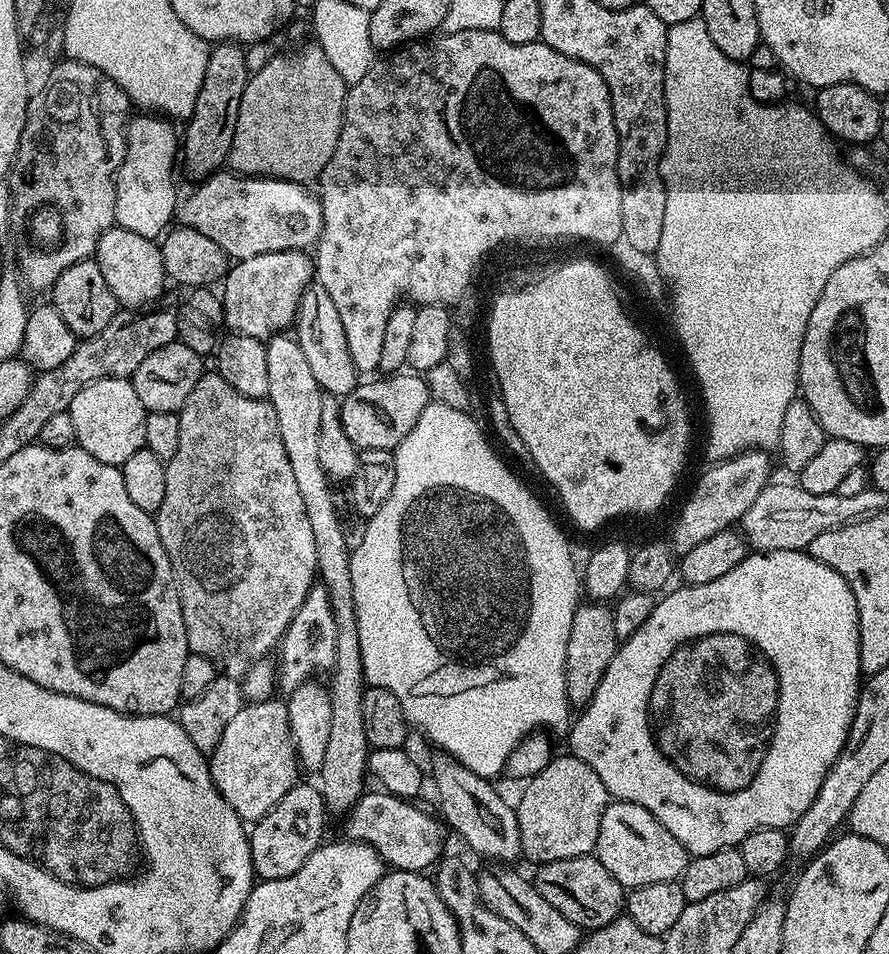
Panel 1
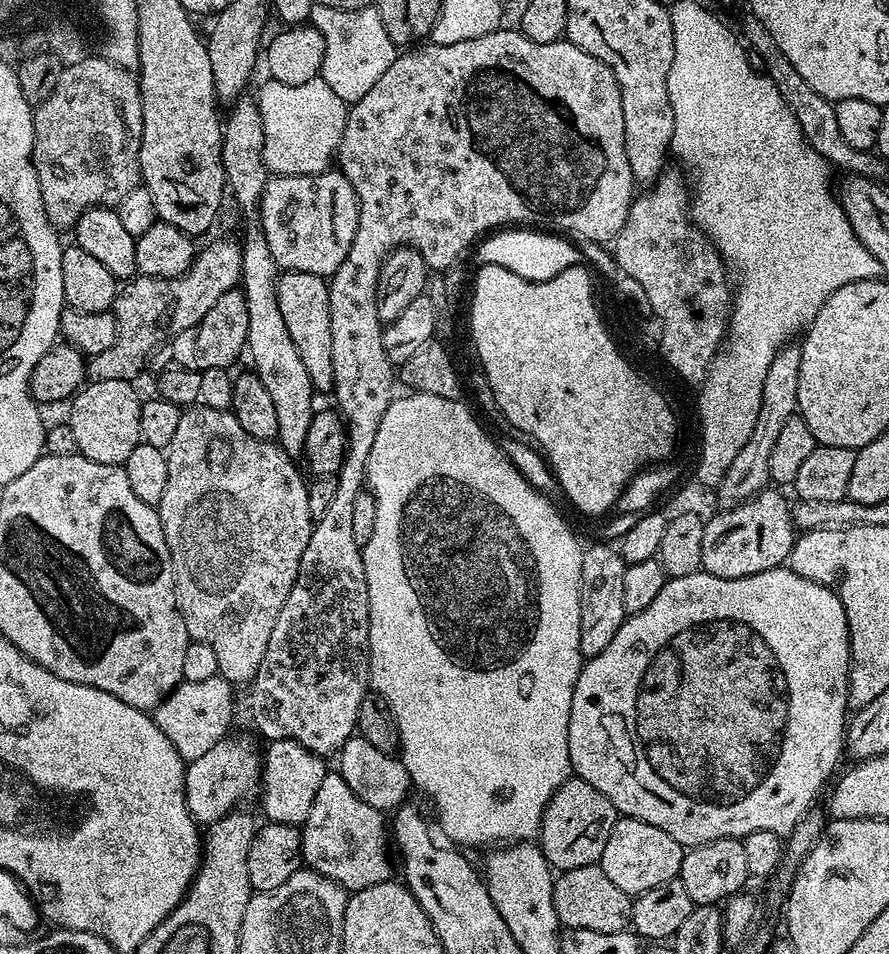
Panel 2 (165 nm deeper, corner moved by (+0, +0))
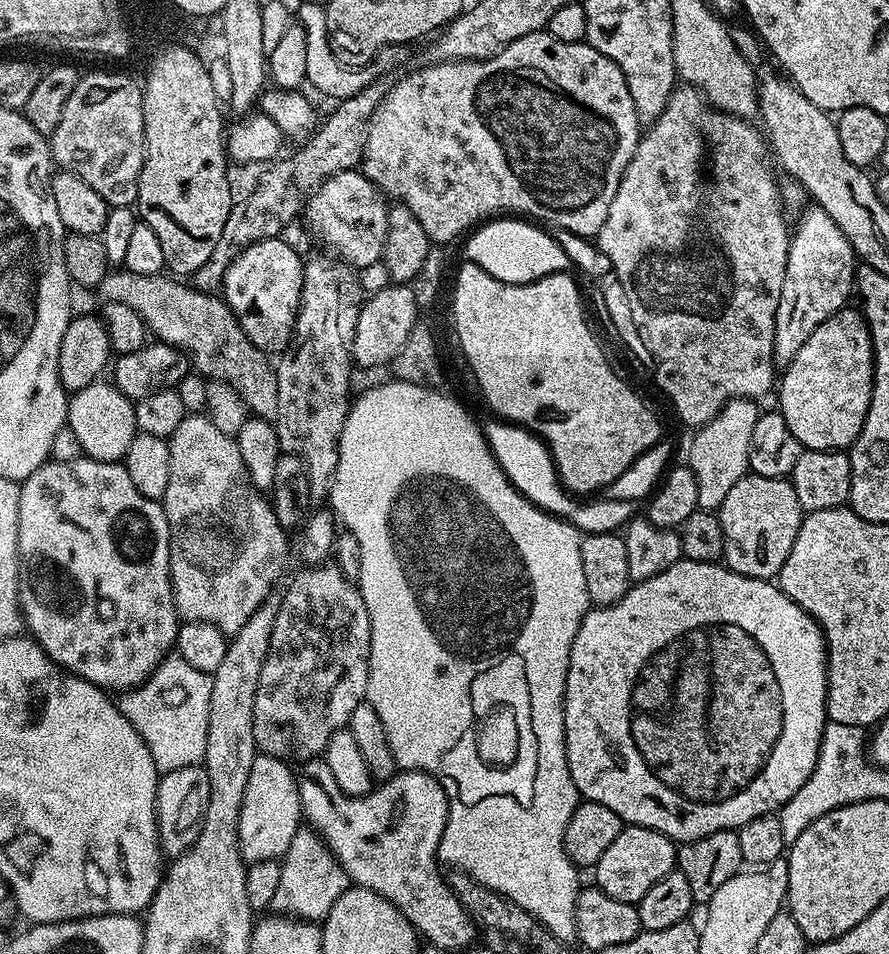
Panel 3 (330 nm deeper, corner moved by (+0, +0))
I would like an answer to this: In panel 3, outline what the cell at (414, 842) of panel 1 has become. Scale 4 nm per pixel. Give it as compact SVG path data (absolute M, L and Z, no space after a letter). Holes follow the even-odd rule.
M301 828L280 861L282 874L278 890L274 893L271 911L282 916L323 922L330 914L330 906L334 906L334 902L338 902L338 898L342 898L342 894L350 886L346 870L336 861L336 855L316 832L310 828Z

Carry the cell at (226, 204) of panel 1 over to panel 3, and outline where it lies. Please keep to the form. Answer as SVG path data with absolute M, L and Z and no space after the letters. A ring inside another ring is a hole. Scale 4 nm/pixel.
M359 169L340 171L330 179L323 180L320 187L308 198L302 213L303 219L308 219L308 228L325 244L325 248L333 257L343 260L358 270L363 270L381 261L388 233L389 205L383 192L380 191Z

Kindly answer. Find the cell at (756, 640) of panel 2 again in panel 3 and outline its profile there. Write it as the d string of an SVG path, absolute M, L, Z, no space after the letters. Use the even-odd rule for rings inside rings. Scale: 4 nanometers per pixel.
M681 558L674 566L662 570L662 574L654 574L654 578L646 578L633 583L625 596L618 602L589 607L588 612L578 626L578 634L574 634L574 646L570 650L566 690L564 691L564 745L566 746L566 762L570 766L570 778L574 778L574 786L579 790L585 801L610 806L610 810L614 810L614 814L618 814L618 818L625 825L634 828L649 828L658 834L669 836L674 842L697 840L698 838L706 838L706 834L738 830L742 826L746 826L746 822L750 822L759 816L775 813L786 802L790 802L790 798L794 798L794 794L798 794L798 790L802 790L802 782L806 782L806 778L810 778L810 774L818 762L818 750L827 720L828 649L824 646L823 630L816 625L813 616L806 614L806 610L802 610L802 606L798 606L798 602L791 600L772 580L755 580L749 576L731 572L723 563L707 564L706 562Z

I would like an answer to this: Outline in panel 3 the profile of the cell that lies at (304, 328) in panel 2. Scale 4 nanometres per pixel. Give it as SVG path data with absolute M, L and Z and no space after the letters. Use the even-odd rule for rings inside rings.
M284 238L254 242L240 251L224 275L222 299L236 315L246 338L262 353L279 354L292 343L305 261ZM273 352L273 353L272 353Z

